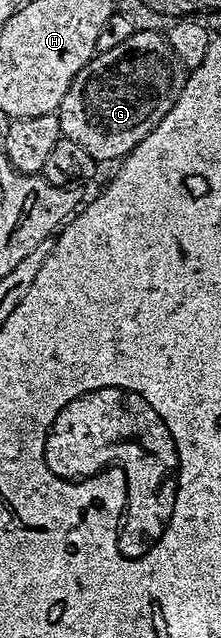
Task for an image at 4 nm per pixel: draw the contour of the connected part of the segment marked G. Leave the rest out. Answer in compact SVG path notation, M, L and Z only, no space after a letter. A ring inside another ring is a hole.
M136 29L135 34L125 40L125 44L117 44L117 48L112 48L109 52L96 53L95 57L85 64L85 68L77 72L57 111L60 135L81 144L81 148L85 148L85 152L89 152L89 156L93 156L96 163L114 163L126 158L134 146L141 144L141 140L145 140L145 136L149 136L149 132L157 128L165 112L173 108L179 95L184 70L183 63L160 31L158 34L155 30Z

